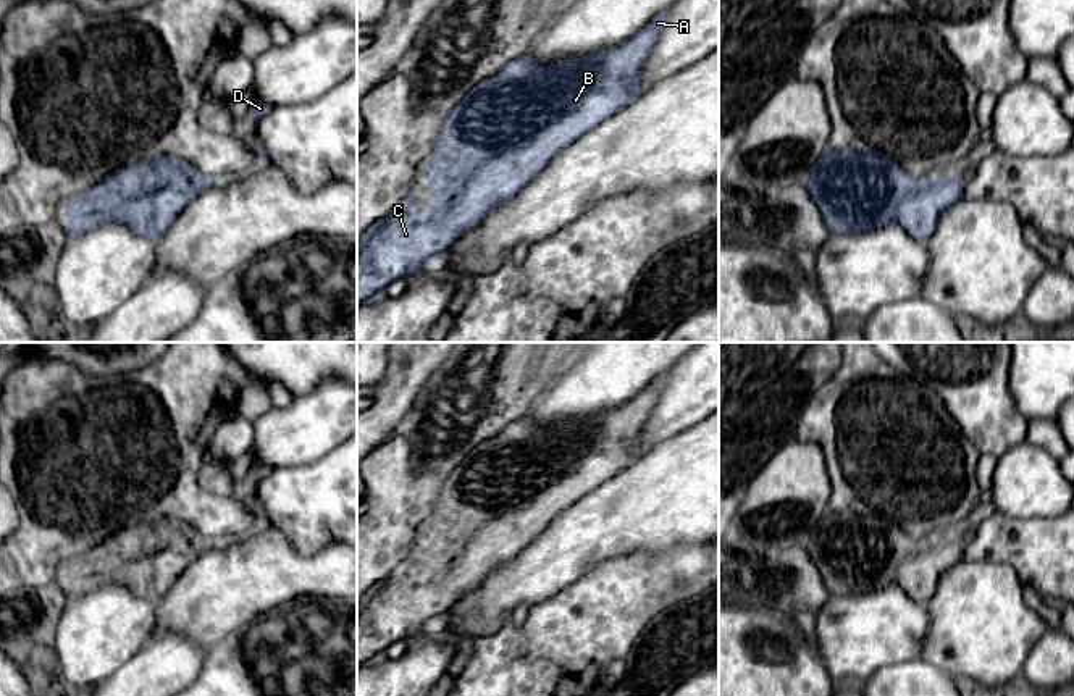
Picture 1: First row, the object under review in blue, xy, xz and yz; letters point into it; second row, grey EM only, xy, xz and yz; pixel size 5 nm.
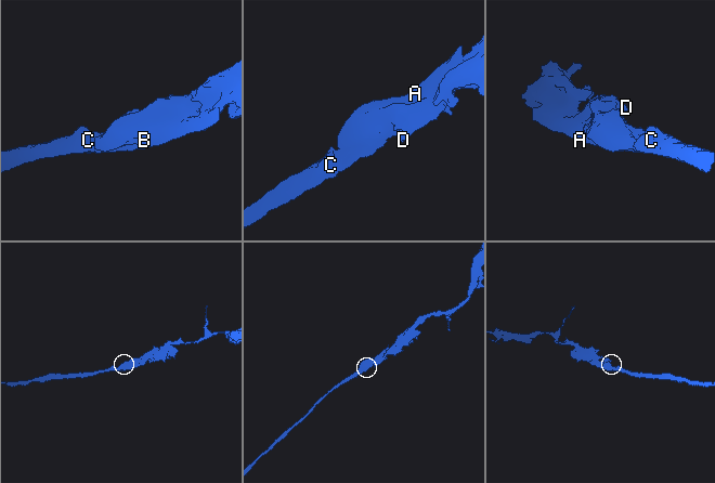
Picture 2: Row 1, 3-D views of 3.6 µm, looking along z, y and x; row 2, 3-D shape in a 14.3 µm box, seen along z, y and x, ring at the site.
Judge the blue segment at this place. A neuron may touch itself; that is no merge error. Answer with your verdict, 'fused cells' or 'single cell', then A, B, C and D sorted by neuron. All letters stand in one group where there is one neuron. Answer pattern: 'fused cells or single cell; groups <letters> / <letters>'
single cell; groups A B C D

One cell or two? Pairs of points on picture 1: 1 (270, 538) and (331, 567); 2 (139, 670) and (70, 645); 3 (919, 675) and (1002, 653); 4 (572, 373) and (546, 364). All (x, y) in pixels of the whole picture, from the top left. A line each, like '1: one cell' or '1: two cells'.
1: one cell
2: two cells
3: two cells
4: two cells

